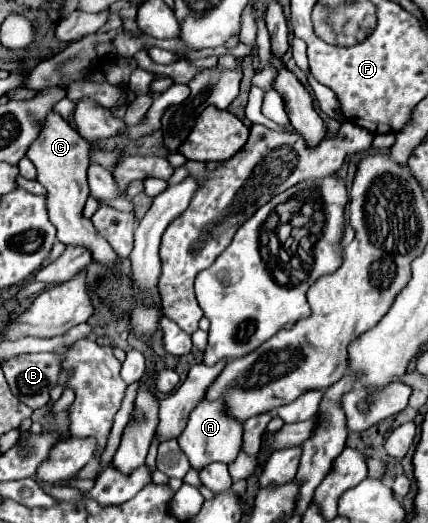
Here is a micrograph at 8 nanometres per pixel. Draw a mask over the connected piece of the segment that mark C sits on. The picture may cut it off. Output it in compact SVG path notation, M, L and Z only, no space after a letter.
M48 113L44 127L38 139L30 145L26 157L36 165L38 181L48 191L48 215L58 231L56 235L58 241L62 241L64 245L84 247L90 251L96 263L100 263L106 269L116 269L120 265L118 253L110 249L110 243L94 229L92 221L82 215L84 203L90 195L88 181L86 181L88 151L90 151L90 143L86 139L82 139L58 113Z

